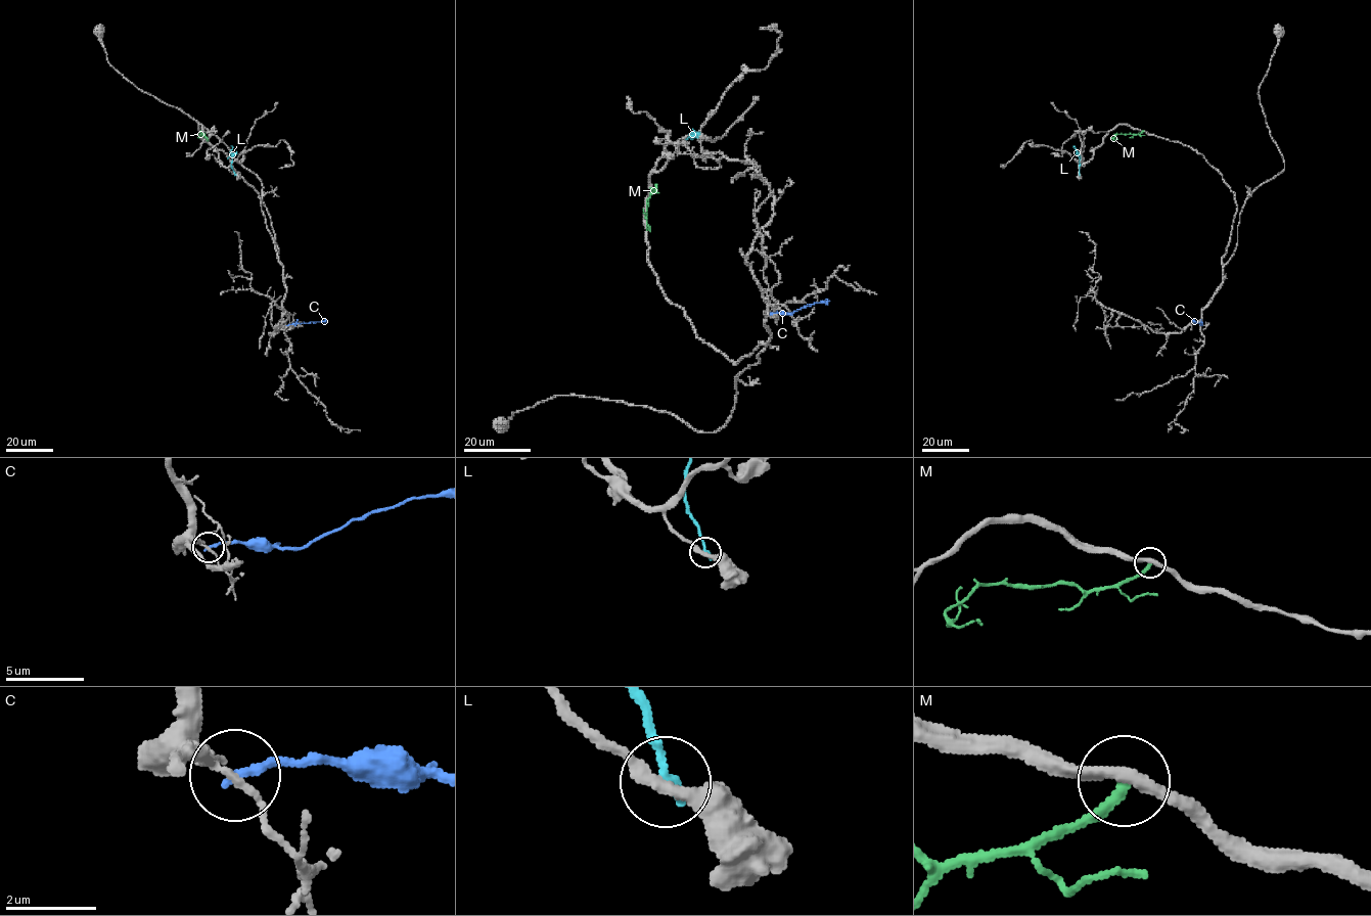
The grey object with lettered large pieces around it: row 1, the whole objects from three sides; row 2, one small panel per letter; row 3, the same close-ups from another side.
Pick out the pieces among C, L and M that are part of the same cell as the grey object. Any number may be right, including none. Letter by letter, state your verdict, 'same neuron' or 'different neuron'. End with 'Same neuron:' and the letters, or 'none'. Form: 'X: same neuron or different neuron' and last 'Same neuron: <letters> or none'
C: different neuron
L: different neuron
M: different neuron
Same neuron: none

